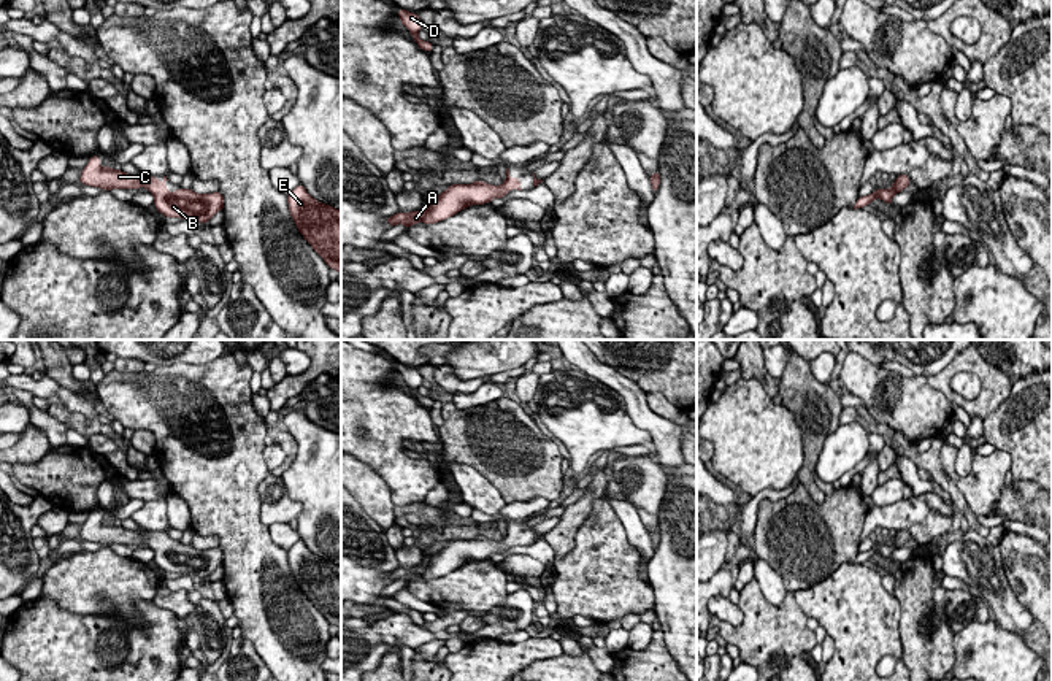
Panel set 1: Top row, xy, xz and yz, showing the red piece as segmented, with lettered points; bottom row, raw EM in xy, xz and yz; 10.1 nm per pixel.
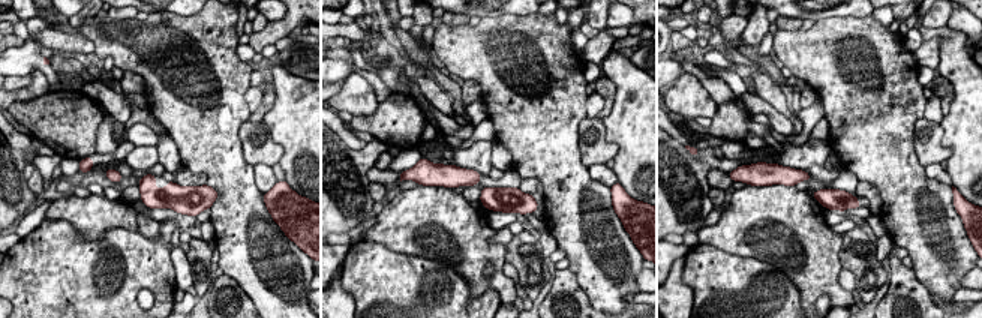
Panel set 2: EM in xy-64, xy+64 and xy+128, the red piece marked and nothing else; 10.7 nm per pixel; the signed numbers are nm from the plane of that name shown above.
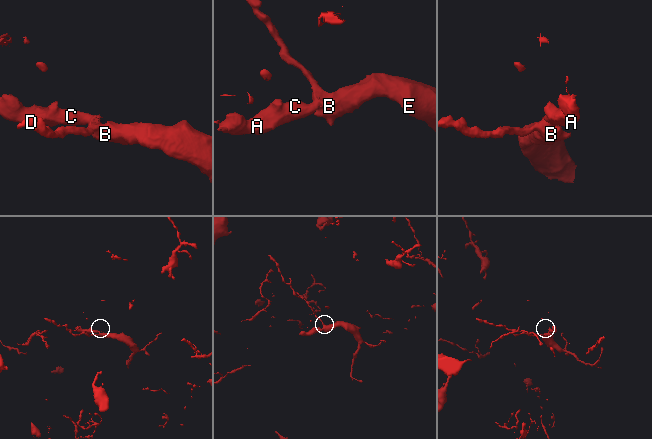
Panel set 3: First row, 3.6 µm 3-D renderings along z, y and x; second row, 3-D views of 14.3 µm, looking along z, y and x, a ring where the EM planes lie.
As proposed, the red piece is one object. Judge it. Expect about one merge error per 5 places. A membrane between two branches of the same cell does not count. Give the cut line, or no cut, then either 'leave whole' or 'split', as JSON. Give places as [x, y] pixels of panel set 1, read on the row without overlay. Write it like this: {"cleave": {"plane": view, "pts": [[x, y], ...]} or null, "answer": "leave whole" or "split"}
{"cleave": null, "answer": "leave whole"}

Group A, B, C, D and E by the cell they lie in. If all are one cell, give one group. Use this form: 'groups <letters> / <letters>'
groups A B C D E

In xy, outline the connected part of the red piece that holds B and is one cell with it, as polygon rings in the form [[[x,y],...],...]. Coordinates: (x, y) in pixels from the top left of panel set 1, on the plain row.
[[[90,511],[79,532],[79,540],[103,546],[146,543],[154,551],[155,565],[165,573],[197,575],[202,579],[208,579],[217,567],[224,565],[225,556],[221,546],[200,551],[192,544],[178,541],[176,548],[168,548],[165,543],[167,537],[167,532],[159,538],[157,532],[144,530],[140,533],[111,522],[102,524],[100,511]]]

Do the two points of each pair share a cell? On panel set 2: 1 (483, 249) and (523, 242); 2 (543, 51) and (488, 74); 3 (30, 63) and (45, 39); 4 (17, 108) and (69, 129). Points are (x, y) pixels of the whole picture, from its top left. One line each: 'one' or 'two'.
1: two
2: one
3: two
4: one

